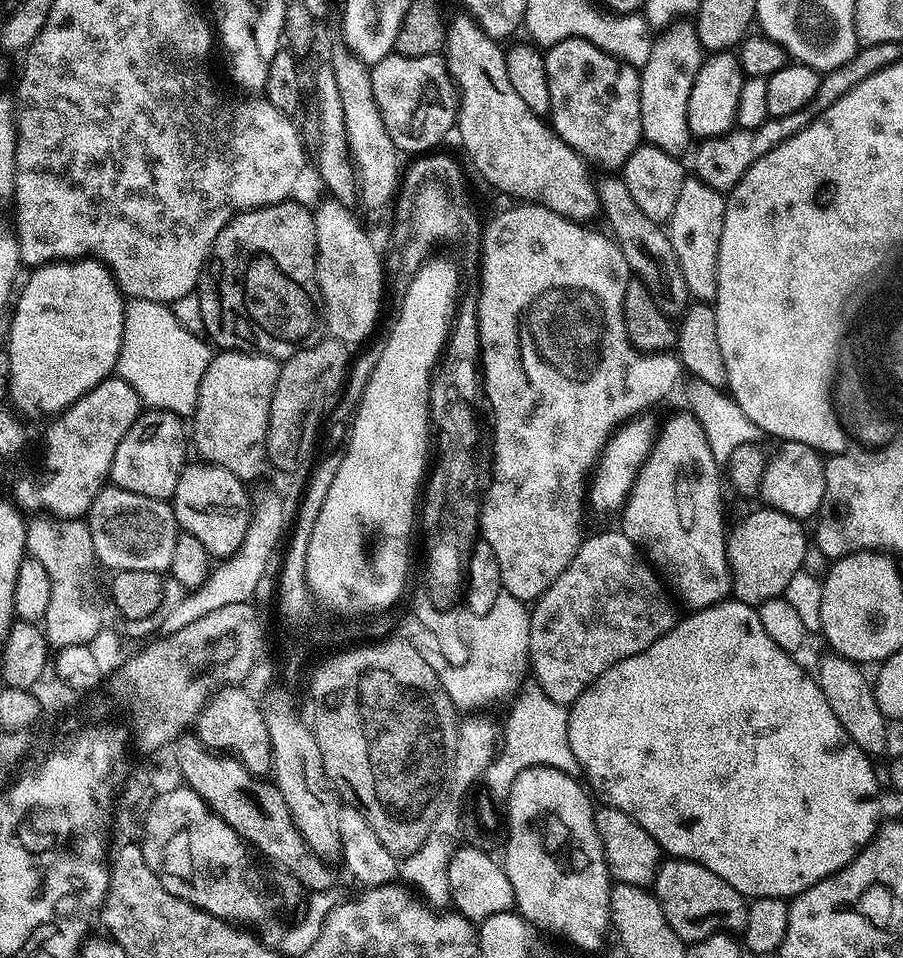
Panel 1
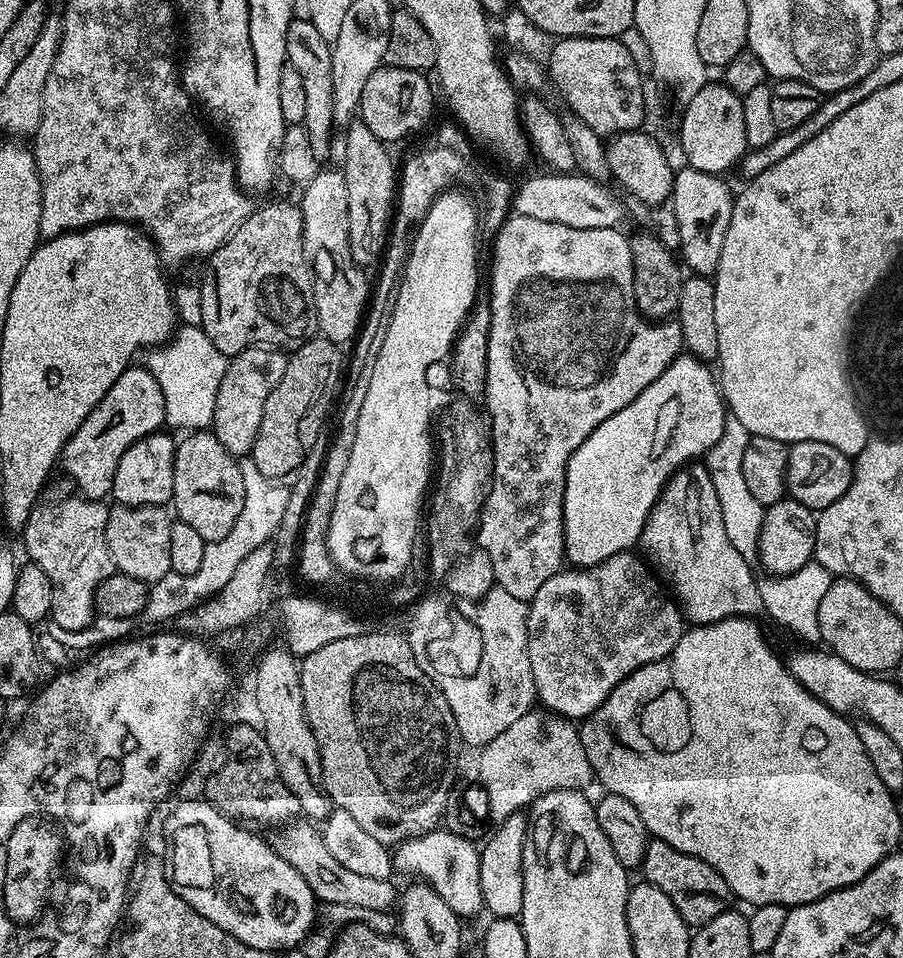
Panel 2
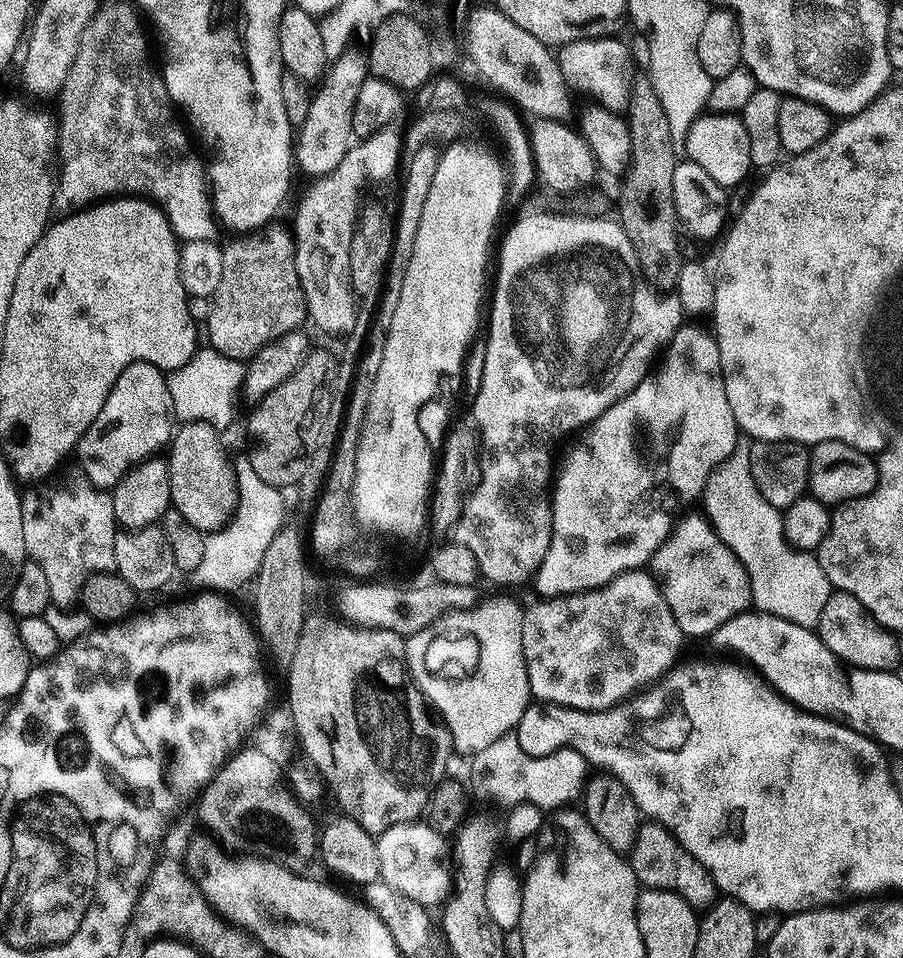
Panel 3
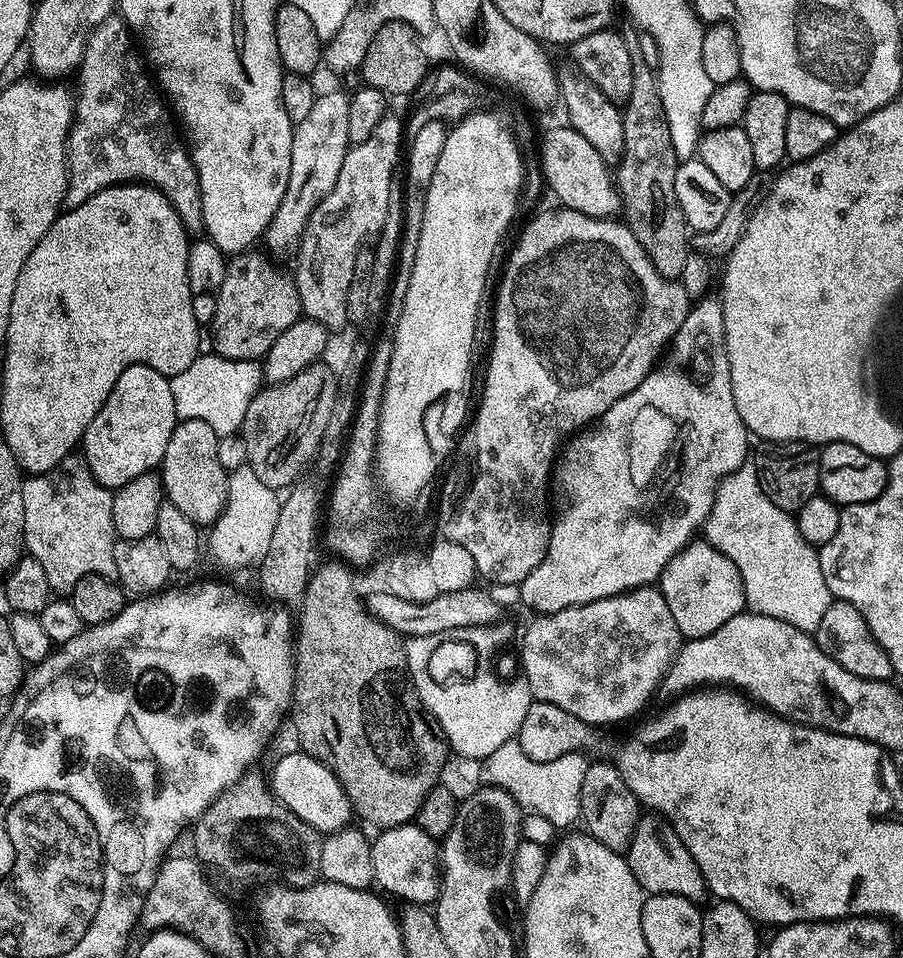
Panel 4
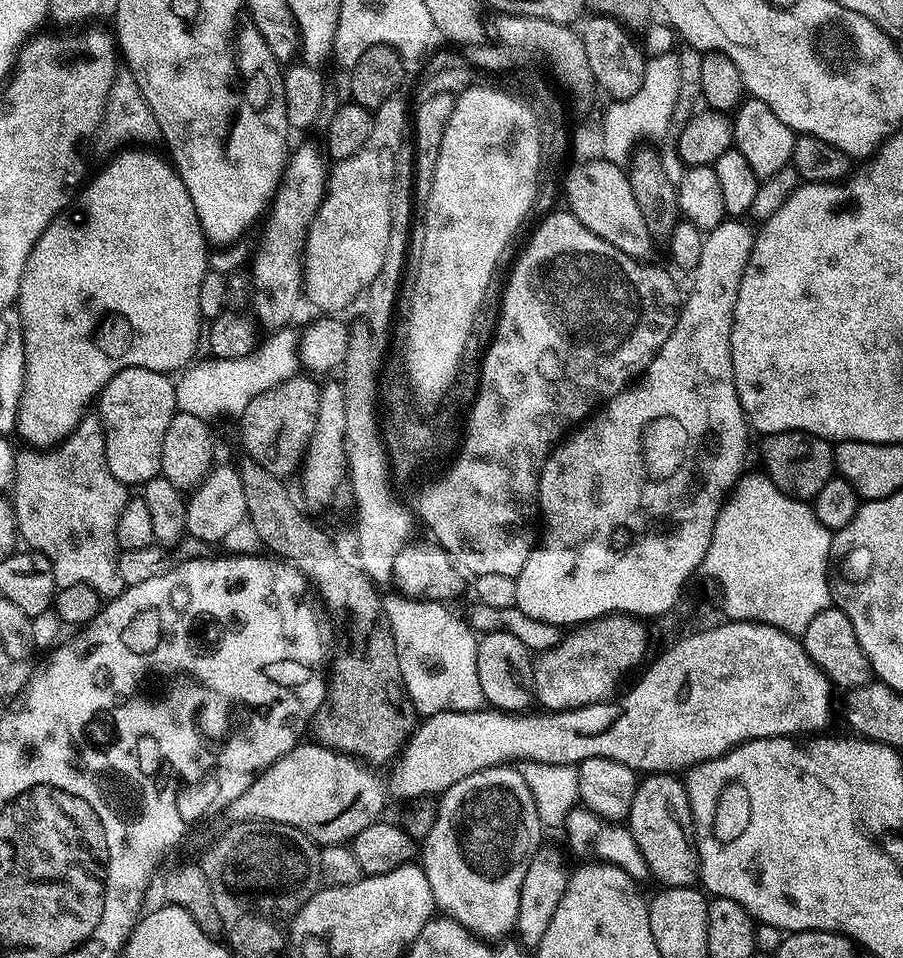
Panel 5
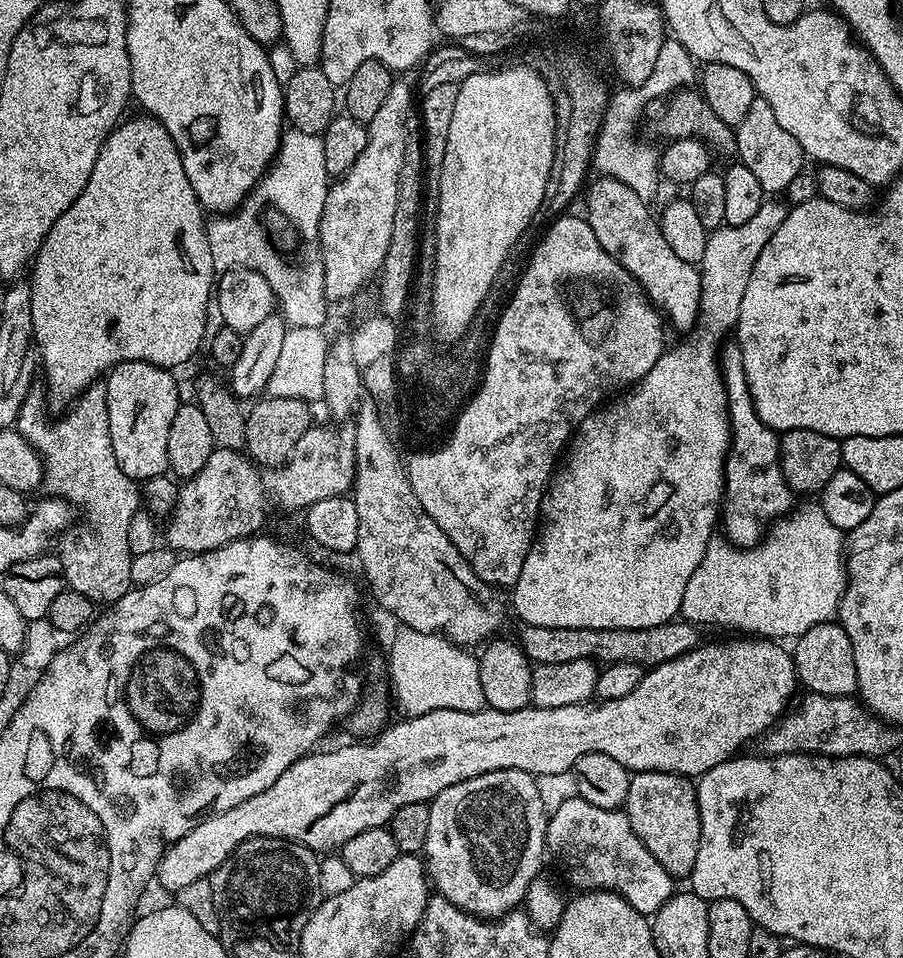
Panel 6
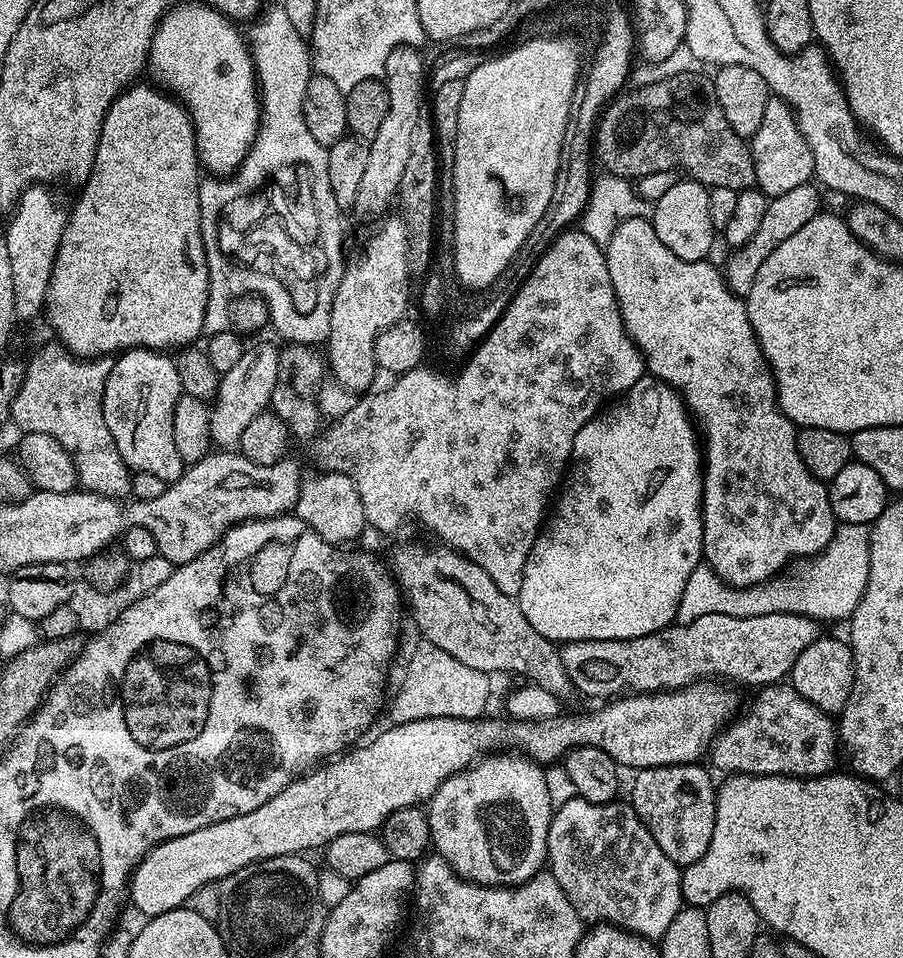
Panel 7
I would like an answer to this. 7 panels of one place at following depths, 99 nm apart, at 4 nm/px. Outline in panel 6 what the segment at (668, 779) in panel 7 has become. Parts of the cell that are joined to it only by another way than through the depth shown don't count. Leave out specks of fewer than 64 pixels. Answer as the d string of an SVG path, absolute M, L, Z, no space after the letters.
M637 772L632 776L630 790L626 794L626 802L622 809L628 815L630 826L638 838L642 838L642 846L662 862L662 870L666 870L674 878L691 877L694 862L698 858L698 842L700 841L700 811L696 797L695 783L689 777L680 776L677 772Z

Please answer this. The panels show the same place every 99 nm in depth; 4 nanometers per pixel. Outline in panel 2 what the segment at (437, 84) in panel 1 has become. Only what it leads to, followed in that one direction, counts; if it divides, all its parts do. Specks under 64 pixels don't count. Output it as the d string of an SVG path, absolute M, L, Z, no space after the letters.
M382 66L366 78L366 86L362 86L362 98L358 109L358 118L379 140L404 140L415 132L420 132L428 124L432 116L432 84L425 73L405 68Z

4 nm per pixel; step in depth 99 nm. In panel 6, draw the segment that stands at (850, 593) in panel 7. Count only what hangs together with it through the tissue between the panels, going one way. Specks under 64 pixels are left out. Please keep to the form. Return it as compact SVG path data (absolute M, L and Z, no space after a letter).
M819 503L799 508L777 519L755 548L741 550L727 539L712 539L702 562L698 562L698 570L690 574L686 590L682 590L680 616L693 626L721 624L724 628L737 628L740 631L737 633L755 634L760 638L799 638L810 626L835 621L846 583L846 536L826 518Z

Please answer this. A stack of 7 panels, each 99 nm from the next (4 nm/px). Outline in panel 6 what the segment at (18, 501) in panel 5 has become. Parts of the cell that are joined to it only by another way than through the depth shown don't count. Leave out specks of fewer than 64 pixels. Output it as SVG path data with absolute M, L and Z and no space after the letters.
M107 383L92 384L76 397L71 407L67 409L69 412L61 420L48 420L48 412L44 409L45 389L33 386L22 402L22 410L18 414L14 428L40 453L40 458L44 462L43 491L48 491L45 493L49 497L66 500L73 506L81 504L84 507L84 521L81 524L80 521L73 523L58 540L58 548L60 544L58 555L62 562L65 585L71 591L82 594L94 602L100 603L101 600L104 606L111 606L117 600L121 600L134 586L130 578L133 554L128 535L130 518L134 518L134 514L142 508L142 488L137 481L122 474L122 466L118 466L118 458L114 458L114 446L110 442L110 414L106 406L107 389Z

